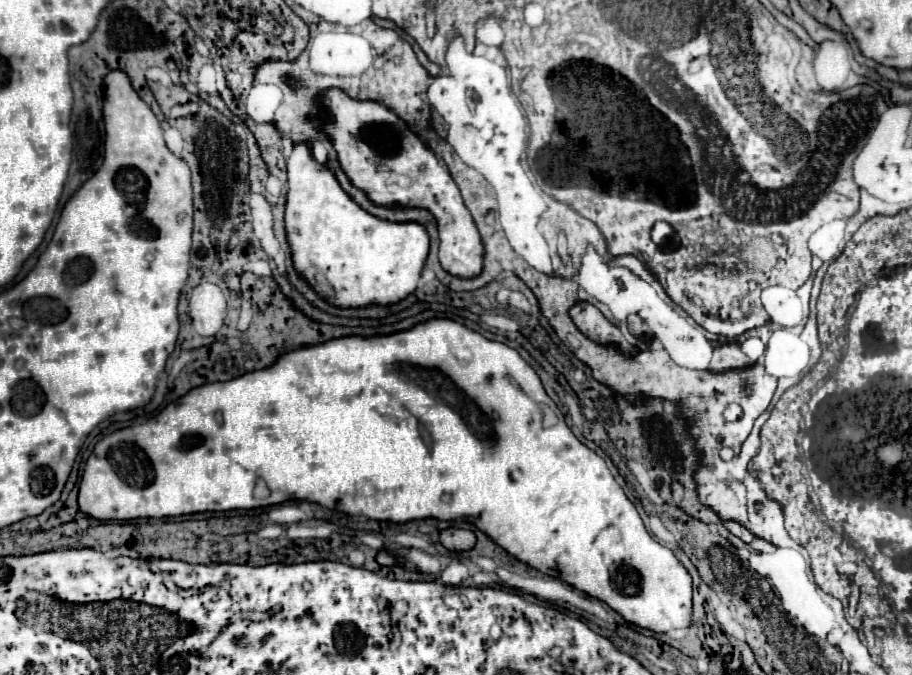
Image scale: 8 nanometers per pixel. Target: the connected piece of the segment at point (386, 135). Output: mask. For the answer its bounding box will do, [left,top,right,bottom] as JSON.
[312,89,484,279]

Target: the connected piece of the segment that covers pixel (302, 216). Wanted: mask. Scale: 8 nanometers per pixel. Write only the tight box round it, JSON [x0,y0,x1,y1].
[284,145,428,309]

